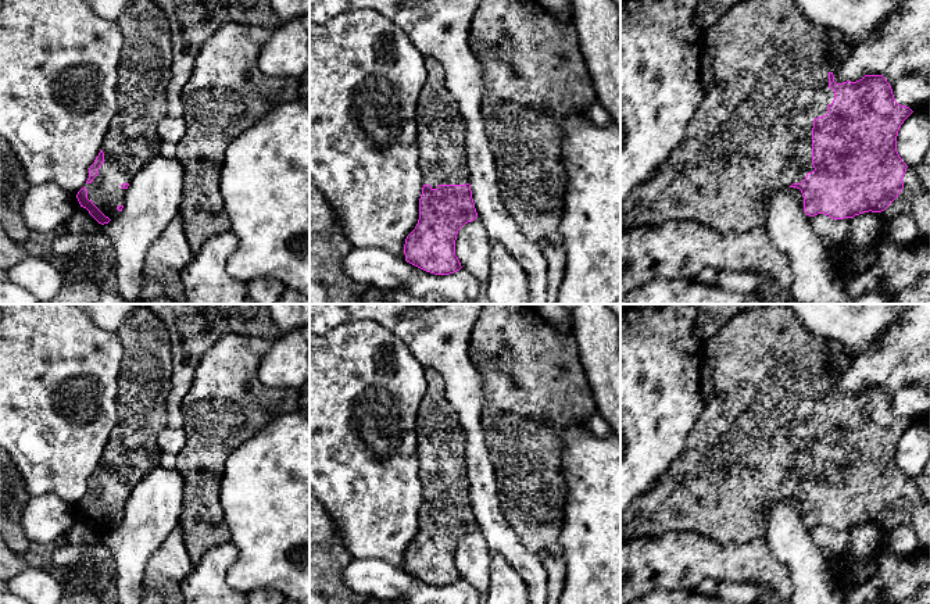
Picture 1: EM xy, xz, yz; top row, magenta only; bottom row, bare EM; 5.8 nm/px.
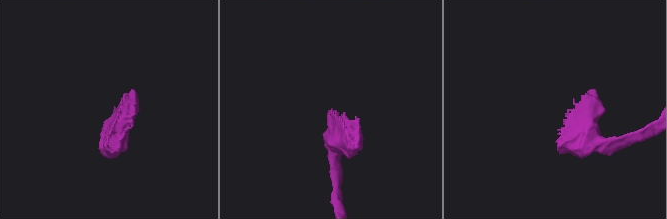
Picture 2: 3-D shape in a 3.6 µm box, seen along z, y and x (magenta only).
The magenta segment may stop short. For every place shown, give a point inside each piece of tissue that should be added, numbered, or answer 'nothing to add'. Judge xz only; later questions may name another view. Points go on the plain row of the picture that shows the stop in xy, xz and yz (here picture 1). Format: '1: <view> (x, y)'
1: xz (440, 439)

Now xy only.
1: xy (131, 453)

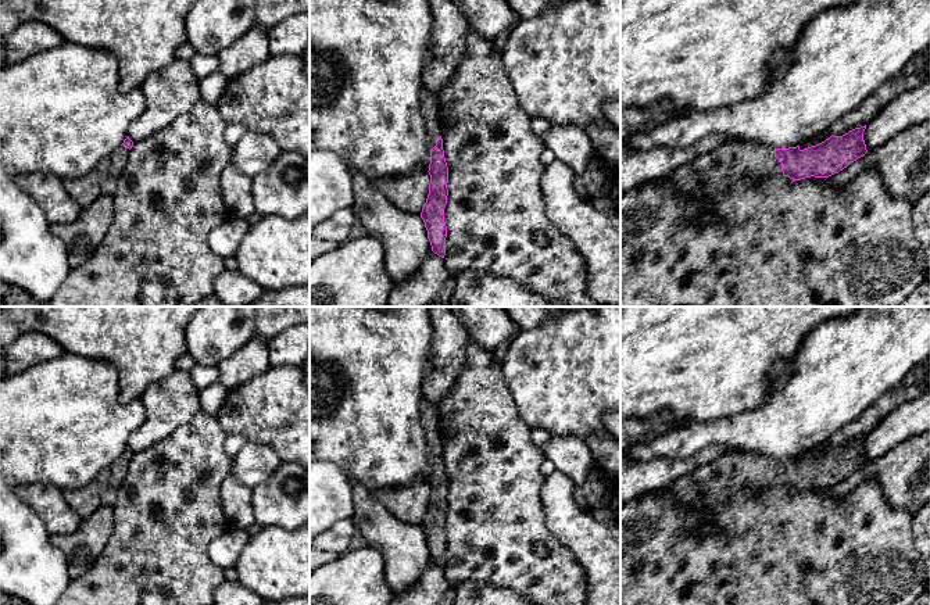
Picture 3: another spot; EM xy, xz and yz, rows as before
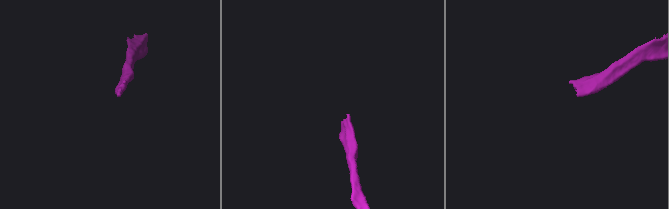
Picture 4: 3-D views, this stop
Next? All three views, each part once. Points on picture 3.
1: yz (705, 487)

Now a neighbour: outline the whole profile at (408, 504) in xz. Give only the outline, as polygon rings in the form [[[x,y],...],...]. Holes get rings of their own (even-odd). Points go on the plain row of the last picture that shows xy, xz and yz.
[[[418,480],[407,487],[382,488],[375,491],[376,498],[398,520],[421,526],[429,505],[430,486]]]

